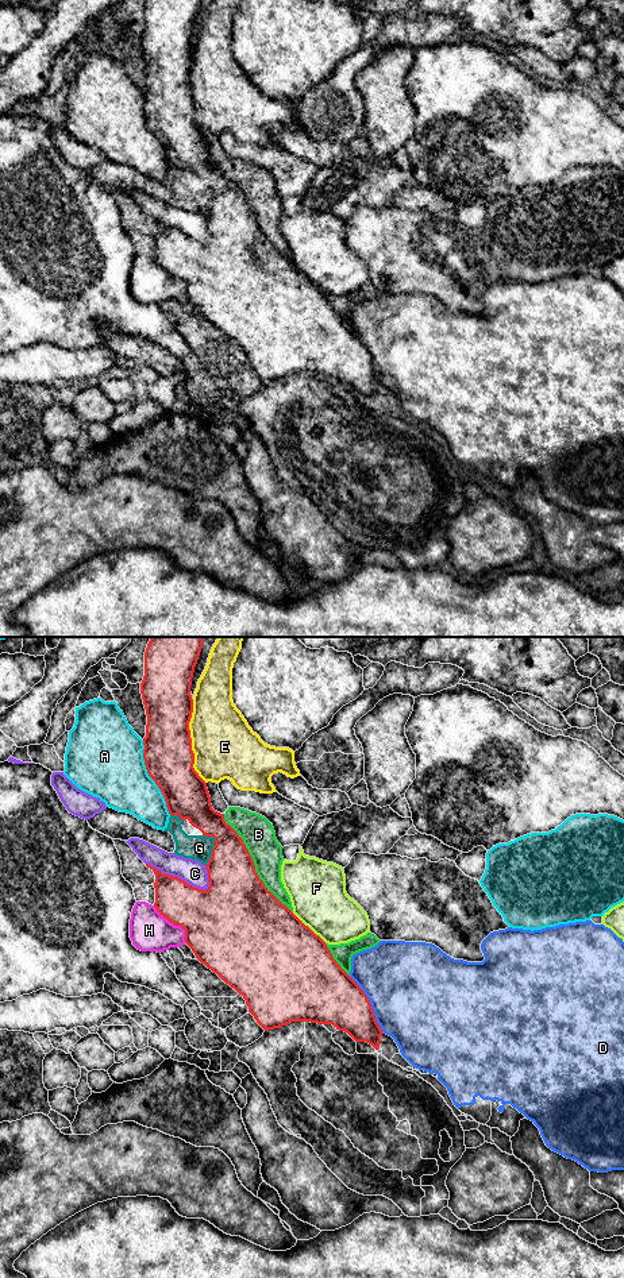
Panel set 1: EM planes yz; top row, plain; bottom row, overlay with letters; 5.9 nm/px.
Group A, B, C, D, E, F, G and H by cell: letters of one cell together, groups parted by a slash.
A E / B G / C / D / F / H

